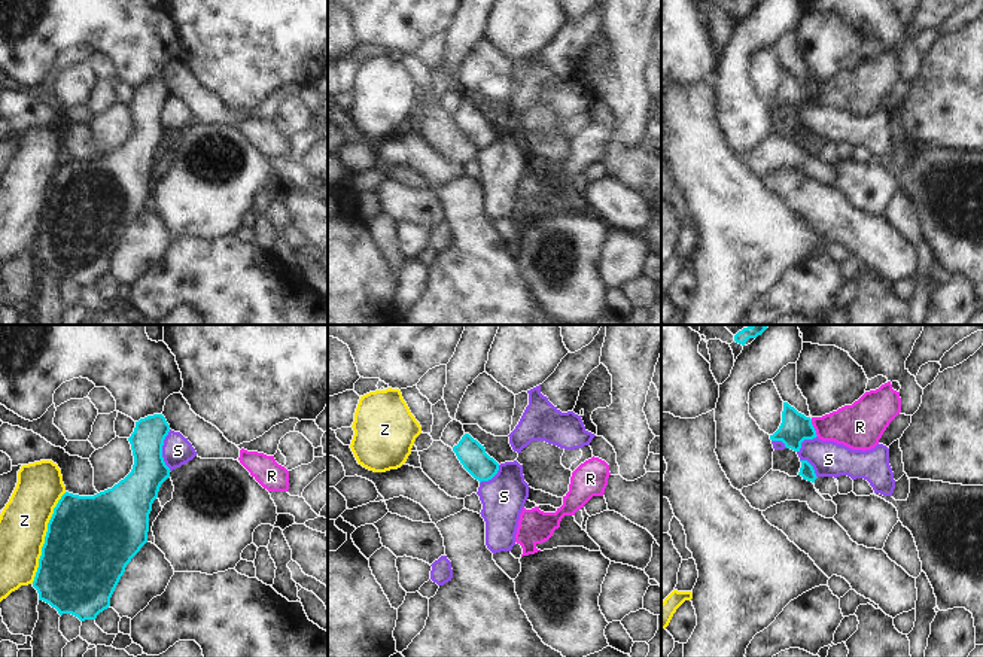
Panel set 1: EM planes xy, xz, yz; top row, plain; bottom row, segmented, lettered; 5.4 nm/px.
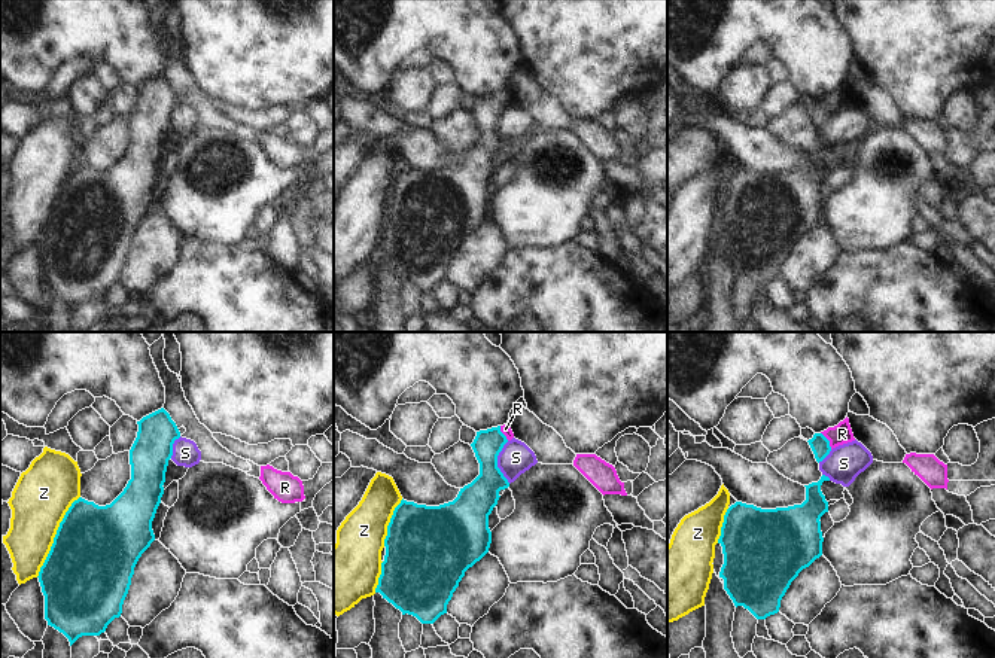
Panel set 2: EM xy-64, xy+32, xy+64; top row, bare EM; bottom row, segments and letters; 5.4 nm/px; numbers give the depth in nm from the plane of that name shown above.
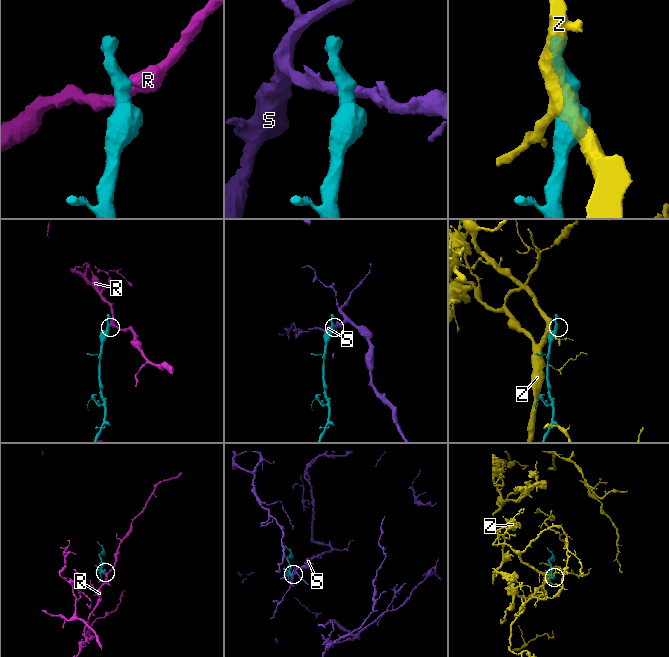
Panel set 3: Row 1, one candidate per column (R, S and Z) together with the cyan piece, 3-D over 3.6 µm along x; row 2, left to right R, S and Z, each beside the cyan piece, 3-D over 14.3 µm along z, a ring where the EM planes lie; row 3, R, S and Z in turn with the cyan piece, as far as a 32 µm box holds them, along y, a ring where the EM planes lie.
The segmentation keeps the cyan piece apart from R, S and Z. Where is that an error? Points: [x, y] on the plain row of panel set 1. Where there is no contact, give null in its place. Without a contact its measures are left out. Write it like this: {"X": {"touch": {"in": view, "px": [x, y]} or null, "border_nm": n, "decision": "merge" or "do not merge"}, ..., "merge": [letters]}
{"R": {"touch": {"in": "yz", "px": [813, 94]}, "border_nm": 100, "decision": "do not merge"}, "S": {"touch": {"in": "xy", "px": [161, 116]}, "border_nm": 240, "decision": "do not merge"}, "Z": {"touch": {"in": "xy", "px": [45, 204]}, "border_nm": 550, "decision": "do not merge"}, "merge": []}

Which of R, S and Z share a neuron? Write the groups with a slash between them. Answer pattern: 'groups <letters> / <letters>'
groups R / S / Z

